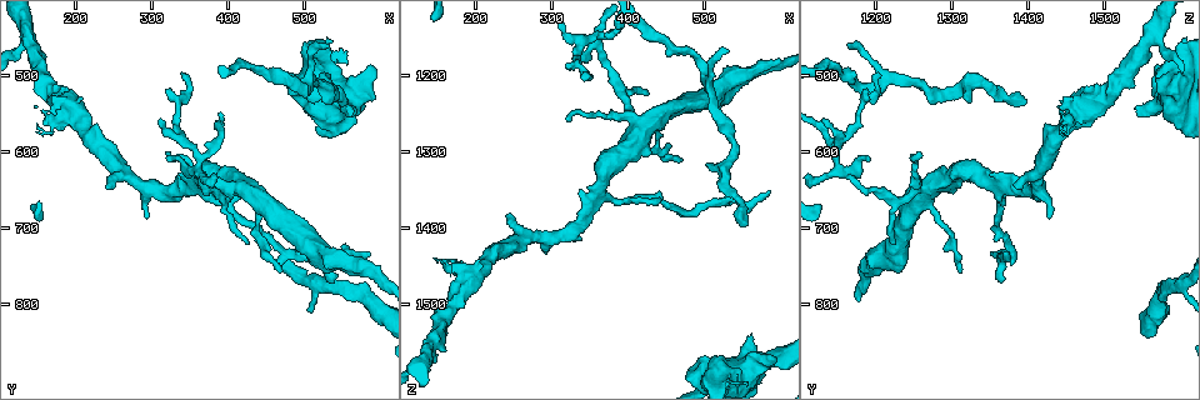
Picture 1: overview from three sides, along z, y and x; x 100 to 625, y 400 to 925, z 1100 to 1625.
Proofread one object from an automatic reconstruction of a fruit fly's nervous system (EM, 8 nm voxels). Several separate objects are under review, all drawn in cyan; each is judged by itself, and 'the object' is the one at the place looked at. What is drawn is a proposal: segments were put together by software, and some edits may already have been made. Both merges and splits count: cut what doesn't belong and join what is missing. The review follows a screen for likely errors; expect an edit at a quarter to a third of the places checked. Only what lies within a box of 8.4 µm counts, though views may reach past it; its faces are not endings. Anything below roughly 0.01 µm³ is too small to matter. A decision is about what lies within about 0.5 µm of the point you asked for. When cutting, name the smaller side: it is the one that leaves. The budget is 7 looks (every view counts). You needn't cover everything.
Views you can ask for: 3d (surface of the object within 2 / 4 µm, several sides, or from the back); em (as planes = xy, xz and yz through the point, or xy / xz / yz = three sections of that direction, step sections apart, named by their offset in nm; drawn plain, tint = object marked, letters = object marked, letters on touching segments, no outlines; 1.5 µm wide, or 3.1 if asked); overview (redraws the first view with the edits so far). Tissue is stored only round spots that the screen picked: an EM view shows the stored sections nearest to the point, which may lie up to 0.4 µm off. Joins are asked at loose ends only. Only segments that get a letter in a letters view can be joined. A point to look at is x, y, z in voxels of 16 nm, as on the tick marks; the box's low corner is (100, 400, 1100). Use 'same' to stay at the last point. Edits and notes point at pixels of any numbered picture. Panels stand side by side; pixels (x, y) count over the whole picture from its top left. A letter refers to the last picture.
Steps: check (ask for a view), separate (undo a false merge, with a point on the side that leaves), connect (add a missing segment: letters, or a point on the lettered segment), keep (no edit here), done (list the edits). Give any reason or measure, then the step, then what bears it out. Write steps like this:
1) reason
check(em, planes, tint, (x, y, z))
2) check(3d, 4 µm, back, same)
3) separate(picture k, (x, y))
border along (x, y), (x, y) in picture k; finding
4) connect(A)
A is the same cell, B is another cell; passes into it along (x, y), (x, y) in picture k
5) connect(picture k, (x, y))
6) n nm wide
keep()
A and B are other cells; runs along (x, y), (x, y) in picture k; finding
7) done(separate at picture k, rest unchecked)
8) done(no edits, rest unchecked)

an open end
check(em, planes, tint, (555, 540, 1540))

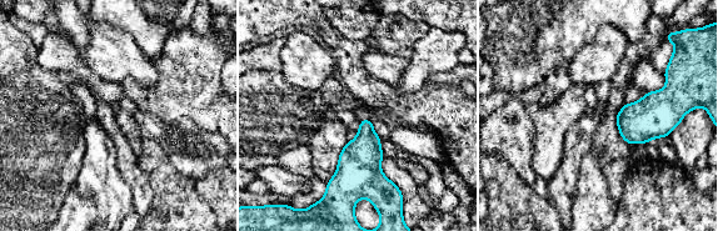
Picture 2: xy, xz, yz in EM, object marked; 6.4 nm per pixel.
what lies round it
check(em, planes, letters, same)

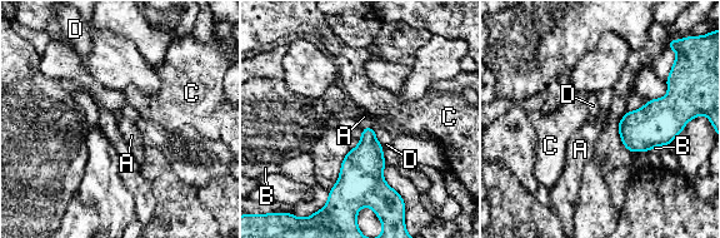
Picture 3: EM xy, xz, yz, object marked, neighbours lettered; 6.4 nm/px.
D touches over 180 nm
connect(A)
A is the same cell, B, C and D are other cells; the cell continues

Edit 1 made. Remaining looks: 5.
check(overview)

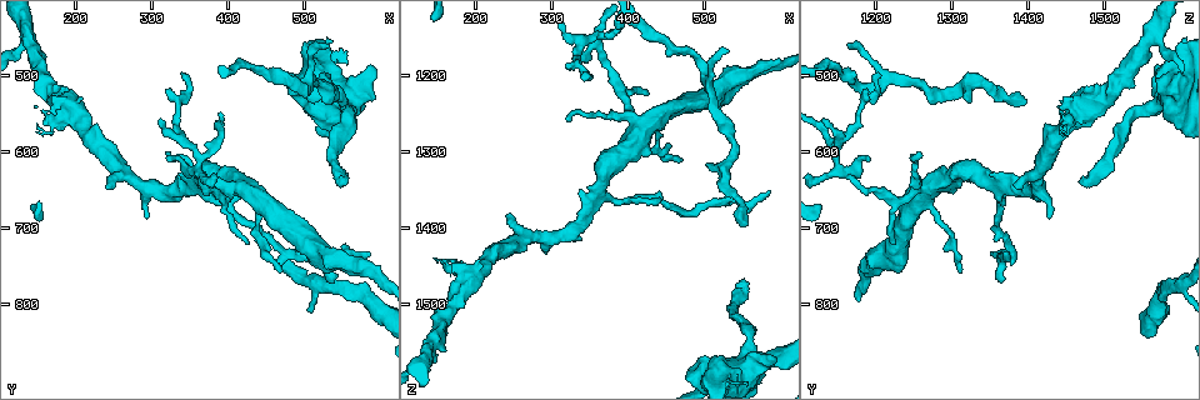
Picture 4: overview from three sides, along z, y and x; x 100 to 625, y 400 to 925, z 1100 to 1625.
check(em, planes, letters, (525, 455, 1165))

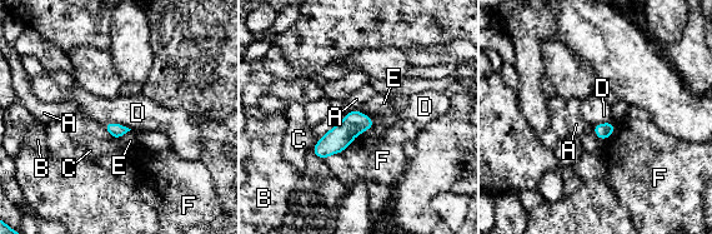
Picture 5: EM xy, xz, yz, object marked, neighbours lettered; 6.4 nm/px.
keep()
A, B, C, D, E and F are other cells; border along (103, 124), (120, 123), (131, 129) in picture 5; none of them fits

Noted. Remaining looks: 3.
calibre changes
check(3d, 2 µm, (415, 645, 1270))

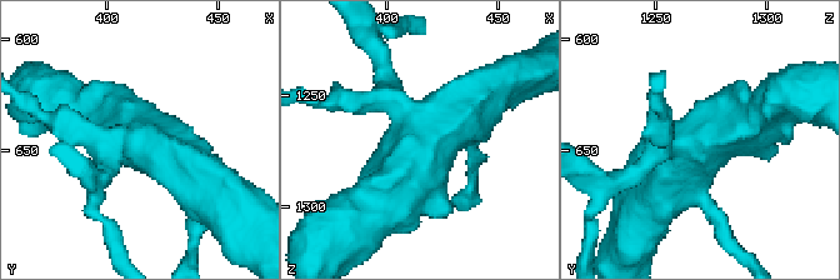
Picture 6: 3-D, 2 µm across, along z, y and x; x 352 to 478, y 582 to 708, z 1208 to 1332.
now the EM
check(em, yz, step 4, letters, (413, 645, 1266))

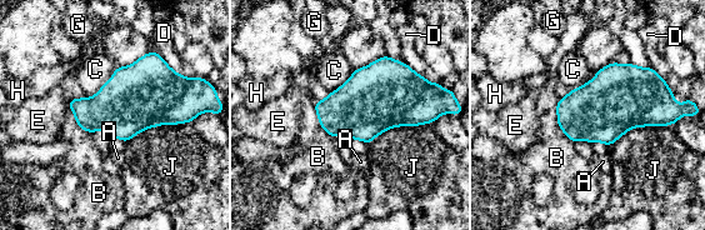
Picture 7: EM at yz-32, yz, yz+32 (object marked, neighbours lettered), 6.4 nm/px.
check(em, planes, letters, same)

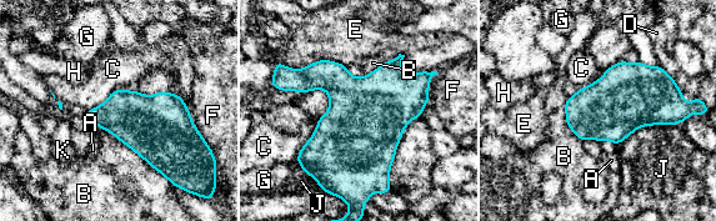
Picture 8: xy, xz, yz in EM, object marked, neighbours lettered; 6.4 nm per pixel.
320 nm wide
keep()
A, B, C, D, E, F, G, H, J and K are other cells; border along (318, 121), (315, 131), (295, 160) in picture 8; all the same cell

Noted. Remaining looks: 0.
done(connect at picture 3, rest unchecked)

